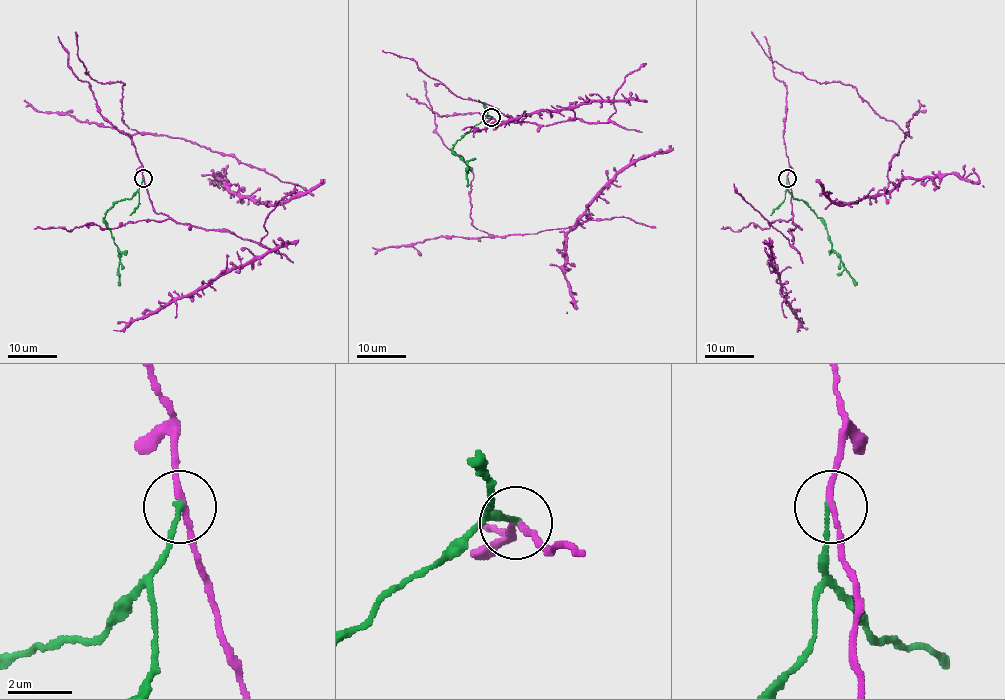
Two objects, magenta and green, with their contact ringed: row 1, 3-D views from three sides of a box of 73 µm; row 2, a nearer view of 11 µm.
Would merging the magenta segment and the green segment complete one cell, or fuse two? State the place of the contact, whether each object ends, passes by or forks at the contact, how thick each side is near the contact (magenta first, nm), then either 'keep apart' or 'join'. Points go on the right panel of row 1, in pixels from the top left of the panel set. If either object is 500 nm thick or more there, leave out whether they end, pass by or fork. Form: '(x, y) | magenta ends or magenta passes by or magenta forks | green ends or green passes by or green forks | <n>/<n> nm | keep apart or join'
(787, 178) | magenta passes by | green ends | 170/160 nm | keep apart

